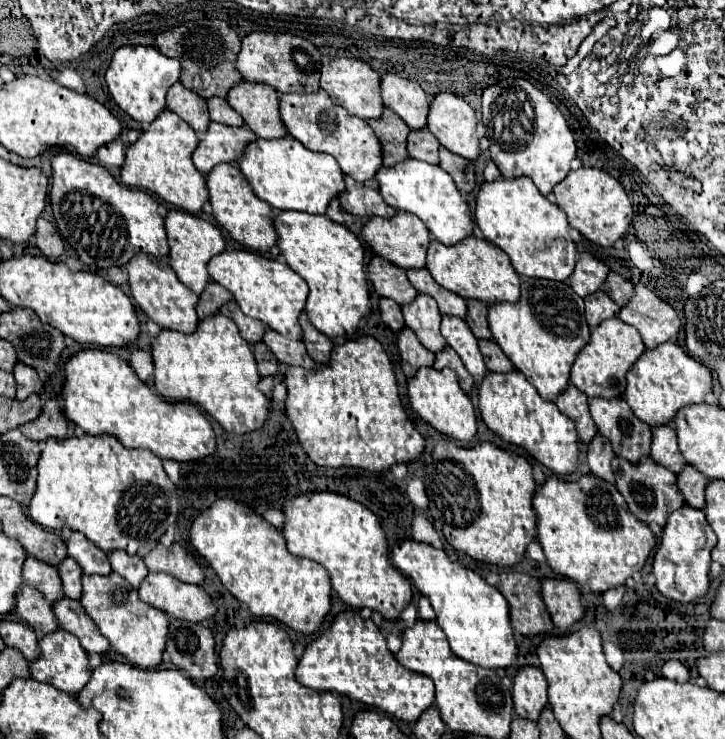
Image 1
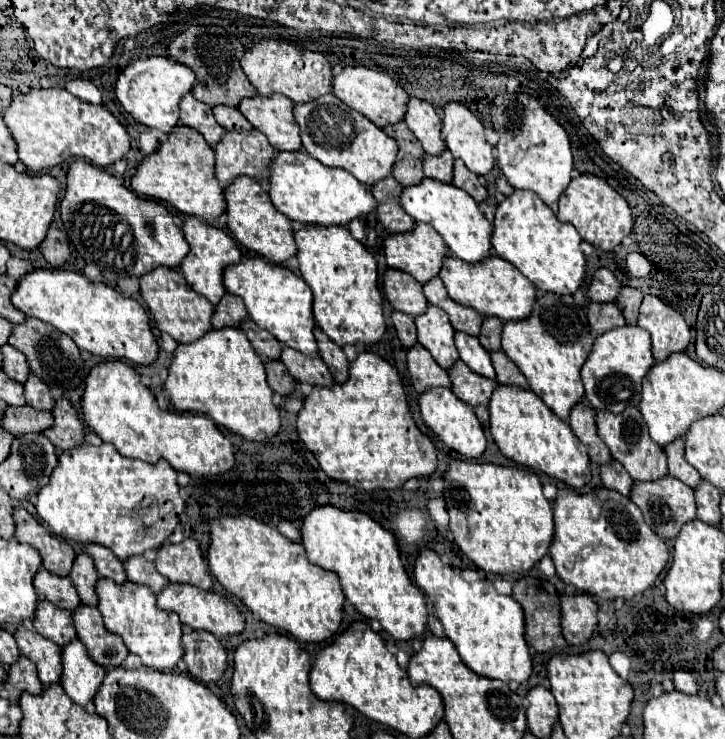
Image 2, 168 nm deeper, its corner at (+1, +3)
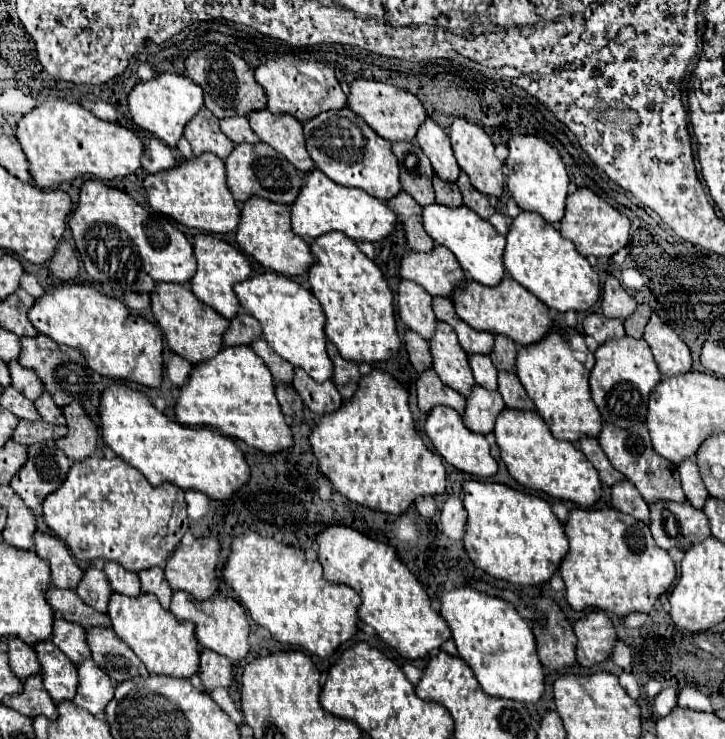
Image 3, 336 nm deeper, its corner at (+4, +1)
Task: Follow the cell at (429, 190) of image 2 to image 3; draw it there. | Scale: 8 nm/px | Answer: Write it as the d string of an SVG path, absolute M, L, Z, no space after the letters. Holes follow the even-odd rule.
M441 204L425 206L423 208L423 226L437 244L449 248L455 254L461 268L469 274L471 280L475 280L483 286L497 286L505 278L505 266L503 266L505 238L487 220L479 218L467 206L459 206L459 208L449 208L449 206L441 206Z

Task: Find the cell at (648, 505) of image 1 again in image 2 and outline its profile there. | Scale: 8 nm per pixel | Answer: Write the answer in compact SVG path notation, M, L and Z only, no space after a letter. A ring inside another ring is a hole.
M664 476L660 480L650 480L650 482L634 482L632 490L630 490L630 500L642 510L644 522L660 538L674 538L682 524L696 518L694 490L690 486L678 482L674 476Z

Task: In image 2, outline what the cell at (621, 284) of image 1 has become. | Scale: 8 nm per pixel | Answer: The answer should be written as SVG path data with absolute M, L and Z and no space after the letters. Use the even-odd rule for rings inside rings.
M622 286L618 298L616 298L616 306L624 312L624 318L628 324L636 324L636 316L638 316L638 308L640 308L640 302L642 302L642 292L636 290L636 288L628 288L628 286Z

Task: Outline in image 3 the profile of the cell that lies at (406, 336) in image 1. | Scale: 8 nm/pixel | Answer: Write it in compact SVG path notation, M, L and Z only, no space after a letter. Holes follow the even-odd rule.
M427 370L417 380L417 396L419 396L419 410L427 416L435 406L449 406L463 416L465 412L465 398L459 398L455 390L445 386L433 370Z

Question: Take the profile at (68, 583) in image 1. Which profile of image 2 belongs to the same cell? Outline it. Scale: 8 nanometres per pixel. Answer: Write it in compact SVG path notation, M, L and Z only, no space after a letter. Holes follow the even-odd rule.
M78 554L70 572L70 580L74 584L74 588L78 590L78 596L82 600L82 604L88 606L96 606L96 596L94 596L94 580L98 580L94 562L90 560L90 556L86 554Z

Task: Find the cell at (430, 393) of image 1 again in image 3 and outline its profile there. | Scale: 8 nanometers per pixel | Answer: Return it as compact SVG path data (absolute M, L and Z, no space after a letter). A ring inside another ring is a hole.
M435 406L435 410L431 410L431 414L427 416L425 422L425 432L429 436L429 440L433 442L437 454L449 462L453 468L457 468L459 472L477 476L477 478L489 478L497 474L497 462L491 456L491 448L485 440L485 436L481 434L471 434L471 430L467 430L463 426L463 420L459 414L455 414L455 410L447 408L447 406Z

